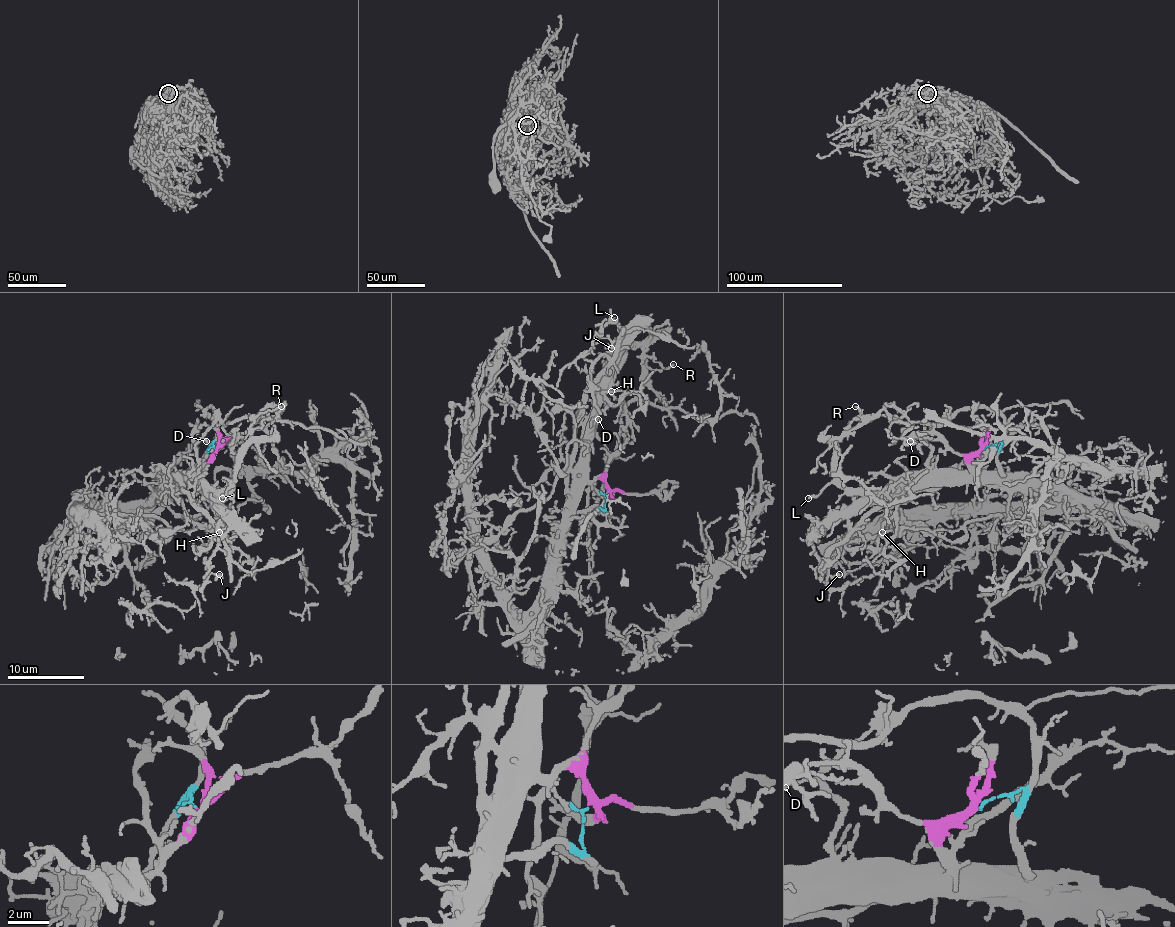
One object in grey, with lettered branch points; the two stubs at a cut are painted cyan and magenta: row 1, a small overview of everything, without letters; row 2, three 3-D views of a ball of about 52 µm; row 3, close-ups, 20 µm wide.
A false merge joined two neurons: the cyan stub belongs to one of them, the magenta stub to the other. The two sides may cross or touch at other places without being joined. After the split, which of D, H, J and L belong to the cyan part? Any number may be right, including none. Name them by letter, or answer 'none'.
none

